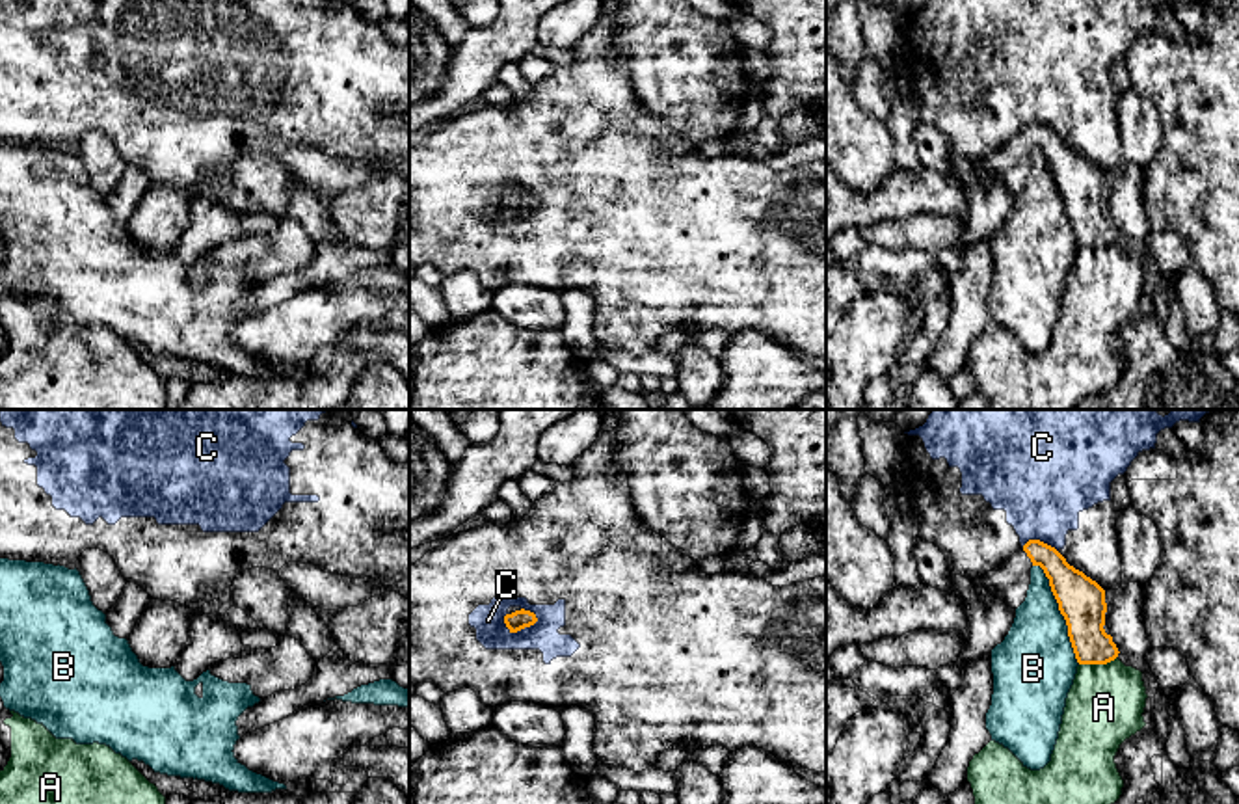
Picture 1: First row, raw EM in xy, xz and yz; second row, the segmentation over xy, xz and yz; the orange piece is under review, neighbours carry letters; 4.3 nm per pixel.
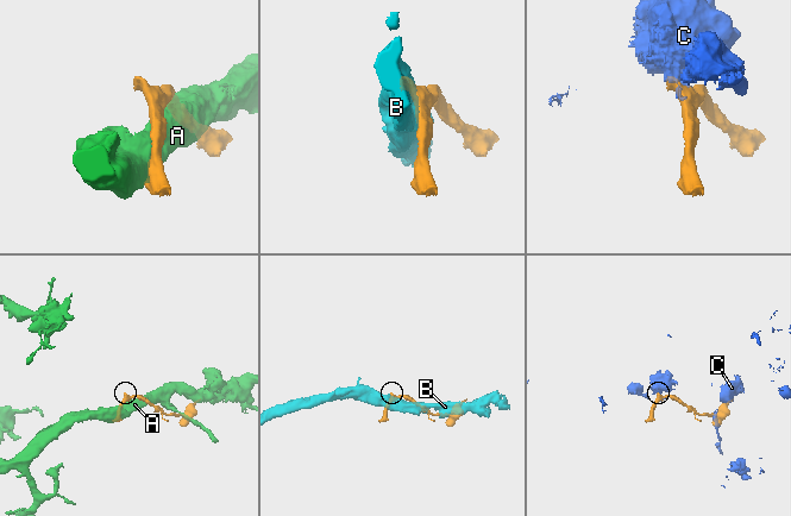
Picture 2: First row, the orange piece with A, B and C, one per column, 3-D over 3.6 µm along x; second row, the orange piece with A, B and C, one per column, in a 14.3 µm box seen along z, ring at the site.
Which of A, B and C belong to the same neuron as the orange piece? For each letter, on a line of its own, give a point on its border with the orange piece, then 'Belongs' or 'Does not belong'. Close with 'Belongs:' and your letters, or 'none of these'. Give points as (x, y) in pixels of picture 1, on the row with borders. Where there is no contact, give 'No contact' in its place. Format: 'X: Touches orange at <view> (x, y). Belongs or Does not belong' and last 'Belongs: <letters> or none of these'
A: Touches orange at yz (1098, 663). Does not belong
B: Touches orange at yz (1061, 613). Does not belong
C: Touches orange at xz (518, 629). Does not belong
Belongs: none of these

